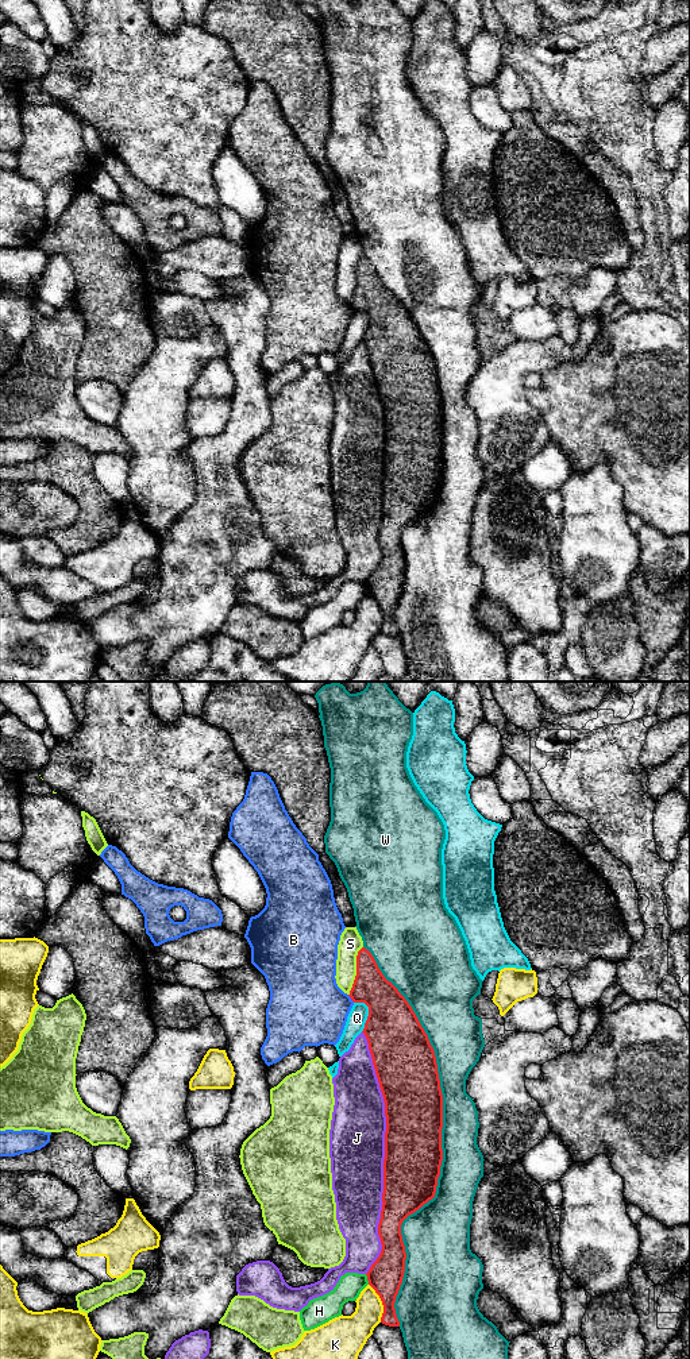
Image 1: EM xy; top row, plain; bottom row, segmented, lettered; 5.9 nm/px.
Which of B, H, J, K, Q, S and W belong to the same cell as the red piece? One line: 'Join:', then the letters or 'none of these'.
Join: none of these

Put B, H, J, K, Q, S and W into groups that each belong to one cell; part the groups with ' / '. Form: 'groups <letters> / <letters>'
groups B / H / J / K / Q / S / W

